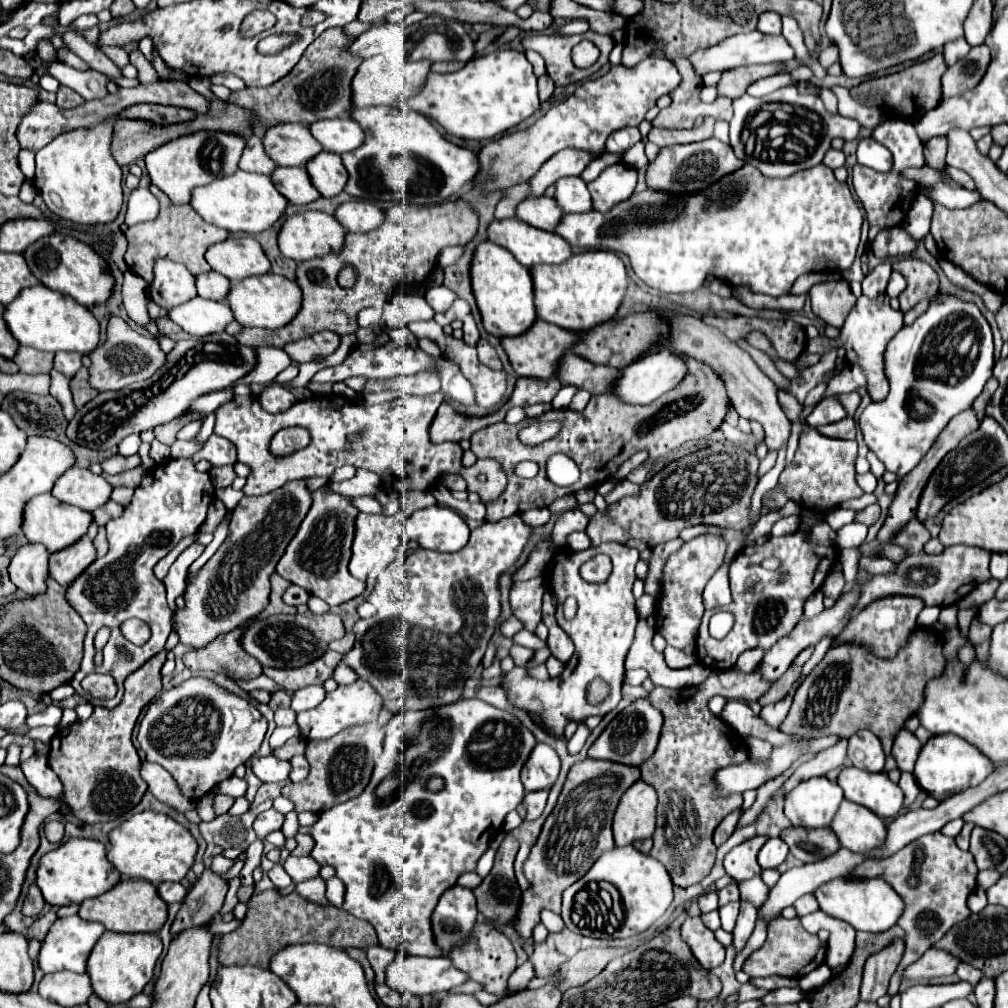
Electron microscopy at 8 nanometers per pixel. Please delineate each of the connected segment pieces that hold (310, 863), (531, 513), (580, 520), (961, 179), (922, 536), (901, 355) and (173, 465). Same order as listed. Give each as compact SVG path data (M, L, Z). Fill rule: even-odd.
M290 855L286 859L286 863L284 863L284 869L294 879L294 883L312 879L312 877L316 877L320 873L320 865L312 855L306 855L306 857Z
M548 508L532 509L521 514L523 521L532 527L539 527L545 525L551 516Z
M572 509L566 511L564 515L558 517L554 529L552 529L552 537L554 537L554 551L562 549L566 545L566 537L574 531L584 531L588 525L588 517L580 511L580 509Z
M948 167L948 173L952 179L959 183L963 188L968 190L976 189L973 179L965 171L960 169L950 169L950 167Z
M916 517L908 523L908 527L902 527L902 531L896 531L892 543L900 545L906 551L904 561L898 563L894 573L872 575L866 583L860 585L858 601L848 611L848 619L852 619L852 615L862 611L872 601L892 597L892 595L922 597L922 601L928 605L952 605L952 603L958 603L962 597L966 597L974 587L990 579L988 551L980 547L948 547L940 555L928 555L924 553L924 545L928 539L930 539L930 531Z
M936 293L936 297L930 301L930 307L924 315L920 315L910 327L900 329L894 339L890 339L884 355L884 371L890 383L890 393L880 403L870 403L862 411L862 421L858 423L866 445L878 455L878 459L886 465L888 471L896 473L898 477L904 477L918 465L918 461L926 455L926 451L932 447L934 439L940 435L940 431L946 427L946 423L972 407L974 399L982 393L984 383L992 377L994 367L994 343L992 343L992 331L980 309L972 301L964 301L956 295L948 293ZM964 335L972 335L972 347L968 355L958 353L958 345L964 339Z
M170 459L166 463L160 463L152 467L142 483L136 487L132 501L128 507L124 507L124 513L118 519L112 519L106 523L108 531L108 553L100 559L96 559L70 587L66 589L66 601L78 611L78 615L88 625L88 635L84 641L84 657L78 673L70 681L70 685L76 689L80 697L84 697L92 705L100 707L116 707L122 701L124 693L124 679L134 673L138 667L142 667L150 657L154 657L158 651L164 649L164 643L172 631L172 609L166 601L166 587L162 581L154 577L154 565L186 535L192 535L200 529L200 525L206 519L208 505L214 501L214 485L210 481L208 473L198 473L194 469L192 459ZM138 617L148 623L152 629L152 637L136 647L130 641L126 641L120 633L120 625L130 619ZM108 627L110 639L102 651L102 665L94 663L94 637L98 629ZM90 673L106 673L112 675L118 693L114 699L92 699L86 691L82 691L80 681Z

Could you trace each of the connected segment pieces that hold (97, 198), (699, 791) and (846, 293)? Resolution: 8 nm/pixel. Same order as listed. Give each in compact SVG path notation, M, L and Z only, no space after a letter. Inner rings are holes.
M112 123L82 127L58 135L36 153L34 187L48 209L78 225L108 225L122 209L122 169L110 153Z
M730 667L712 671L710 691L702 687L686 687L680 691L680 697L674 699L670 689L656 687L648 695L650 703L664 715L658 747L654 755L640 767L642 779L650 783L658 793L656 831L652 835L654 847L650 851L650 857L658 859L666 867L672 883L678 887L694 885L710 873L716 859L712 833L728 813L742 805L742 795L714 797L714 771L744 763L748 759L748 743L740 733L728 729L720 717L710 713L706 699L722 695L728 699L758 701L758 697L768 691L768 687L770 681L762 679L760 675L742 673Z
M844 279L814 285L810 289L810 299L812 299L812 311L834 327L842 327L846 315L856 305L856 297L852 295L848 281Z

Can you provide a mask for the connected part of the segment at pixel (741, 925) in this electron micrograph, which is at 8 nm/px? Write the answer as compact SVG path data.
M740 899L740 915L738 915L736 929L734 929L736 951L740 951L746 945L748 937L752 935L754 925L756 925L756 915L758 915L758 909L752 903L744 903L744 899Z

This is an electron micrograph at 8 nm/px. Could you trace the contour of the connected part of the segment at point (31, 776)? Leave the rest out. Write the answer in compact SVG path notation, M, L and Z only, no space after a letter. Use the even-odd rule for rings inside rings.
M32 755L20 763L20 769L26 775L26 781L36 787L42 797L54 797L62 801L62 783L58 775L48 765L48 755Z

